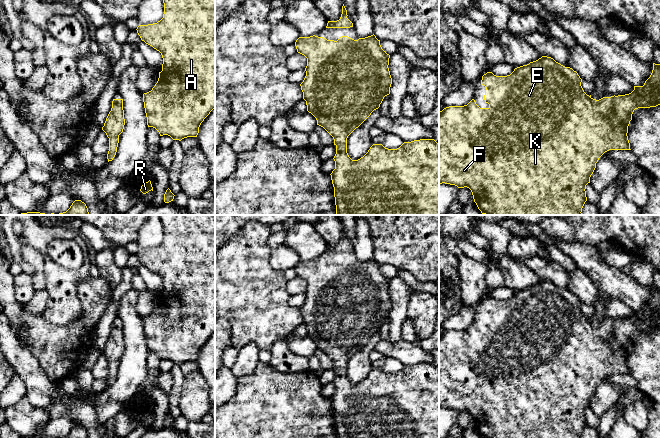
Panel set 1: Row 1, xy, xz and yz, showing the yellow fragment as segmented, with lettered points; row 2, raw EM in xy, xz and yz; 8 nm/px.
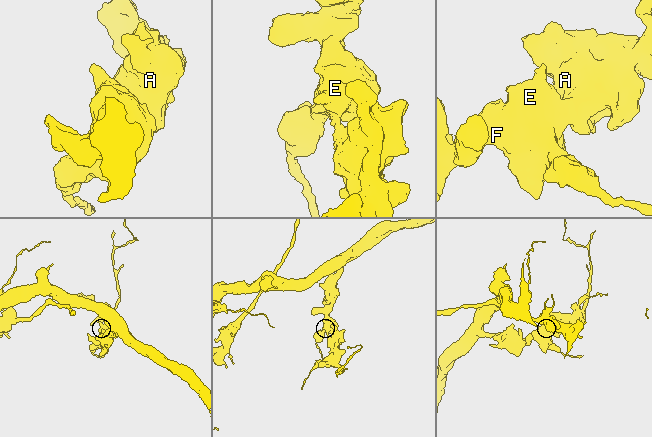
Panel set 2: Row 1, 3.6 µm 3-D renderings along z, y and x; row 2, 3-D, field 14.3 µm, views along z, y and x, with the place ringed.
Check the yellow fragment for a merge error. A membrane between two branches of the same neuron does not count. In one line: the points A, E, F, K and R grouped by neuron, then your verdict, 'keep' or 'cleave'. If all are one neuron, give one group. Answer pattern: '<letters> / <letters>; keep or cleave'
A E F K R; keep

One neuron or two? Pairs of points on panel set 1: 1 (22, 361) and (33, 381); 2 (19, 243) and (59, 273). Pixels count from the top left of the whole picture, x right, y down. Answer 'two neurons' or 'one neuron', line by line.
1: one neuron
2: one neuron

